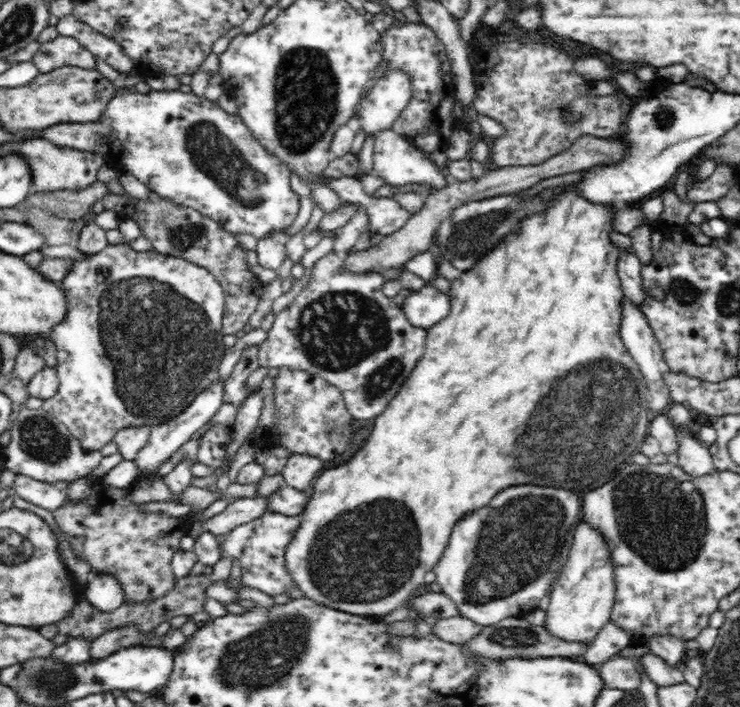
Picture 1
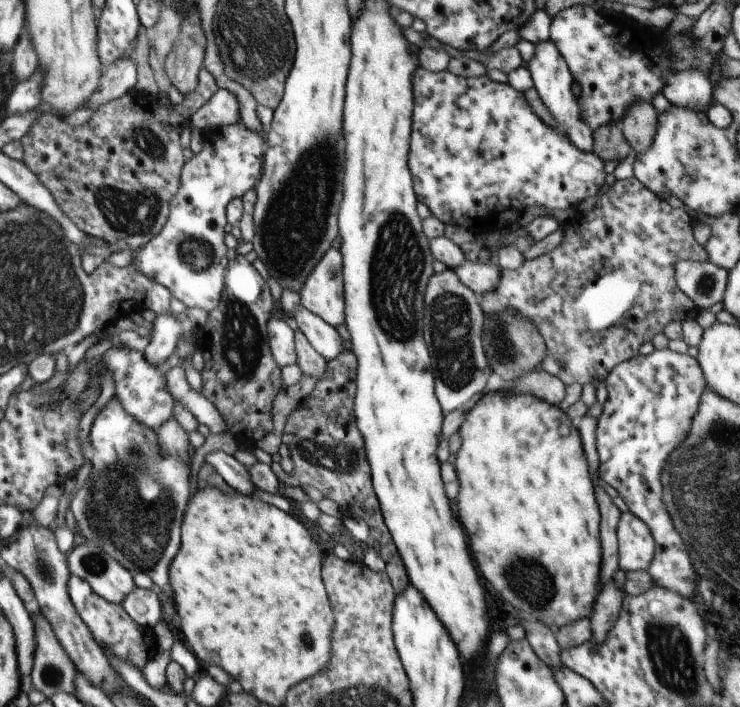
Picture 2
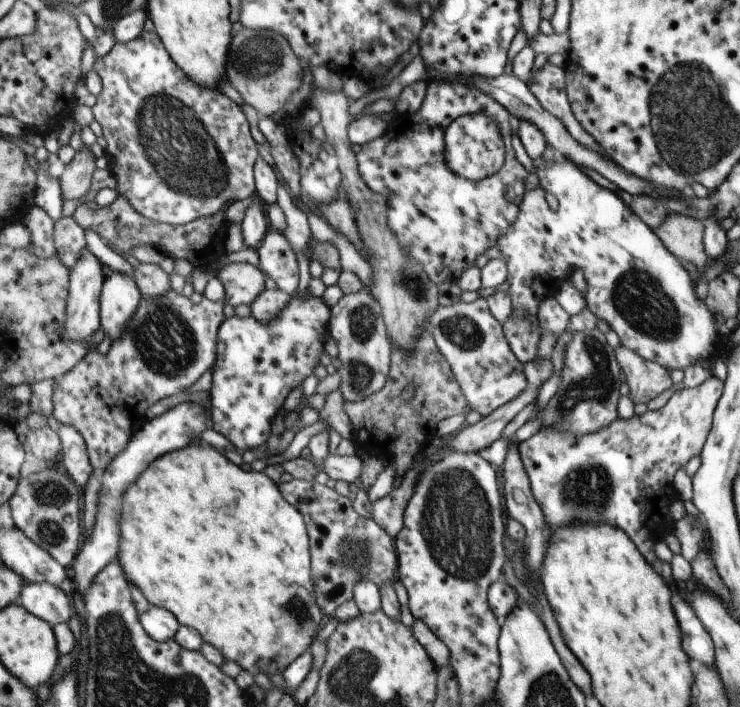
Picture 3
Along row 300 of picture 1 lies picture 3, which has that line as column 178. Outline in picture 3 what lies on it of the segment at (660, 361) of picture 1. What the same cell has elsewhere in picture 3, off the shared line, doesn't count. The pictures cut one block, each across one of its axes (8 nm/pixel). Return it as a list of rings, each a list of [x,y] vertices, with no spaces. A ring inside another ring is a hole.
[[[150,605],[145,613],[140,614],[139,619],[146,634],[161,643],[174,639],[177,628],[181,627],[178,619],[169,610],[154,605]]]

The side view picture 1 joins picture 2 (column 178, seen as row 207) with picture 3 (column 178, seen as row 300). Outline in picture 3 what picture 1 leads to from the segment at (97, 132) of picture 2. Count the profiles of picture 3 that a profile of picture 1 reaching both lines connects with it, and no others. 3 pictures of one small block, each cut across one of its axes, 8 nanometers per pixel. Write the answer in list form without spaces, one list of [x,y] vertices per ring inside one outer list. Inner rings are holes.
[[[119,194],[112,204],[107,207],[100,207],[96,212],[88,208],[86,202],[83,201],[74,211],[73,217],[84,230],[95,230],[105,242],[108,241],[122,252],[131,254],[130,248],[134,248],[134,246],[152,245],[167,253],[172,259],[180,258],[182,260],[182,258],[185,258],[194,269],[202,269],[210,267],[226,252],[224,239],[226,238],[228,225],[224,220],[224,214],[227,208],[228,206],[216,214],[200,217],[185,225],[164,225],[138,213],[137,210],[132,208],[128,199]]]

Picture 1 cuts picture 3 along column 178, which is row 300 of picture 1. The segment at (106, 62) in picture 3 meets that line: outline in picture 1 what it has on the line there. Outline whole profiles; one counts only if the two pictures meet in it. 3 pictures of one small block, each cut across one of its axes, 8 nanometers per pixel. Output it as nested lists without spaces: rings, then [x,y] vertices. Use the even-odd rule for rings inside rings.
[[[124,242],[117,245],[108,244],[104,250],[90,254],[87,259],[72,260],[72,268],[68,273],[58,283],[66,293],[66,318],[62,318],[62,322],[58,322],[50,332],[50,340],[54,342],[57,350],[55,369],[59,378],[59,386],[52,398],[44,400],[42,407],[46,412],[52,412],[54,418],[68,427],[68,430],[81,442],[82,448],[99,451],[102,446],[112,441],[118,430],[122,428],[152,427],[156,424],[164,424],[166,419],[172,420],[174,416],[184,412],[200,392],[204,392],[204,389],[217,380],[217,369],[226,352],[222,318],[227,298],[221,284],[214,279],[209,270],[188,262],[186,259],[166,256],[156,250],[139,252],[132,249],[128,242]]]

